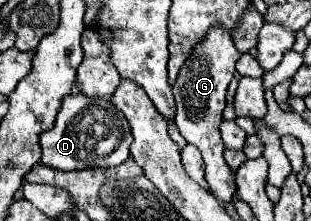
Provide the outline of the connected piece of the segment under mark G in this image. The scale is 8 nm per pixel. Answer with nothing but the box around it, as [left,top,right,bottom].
[172,24,242,204]

